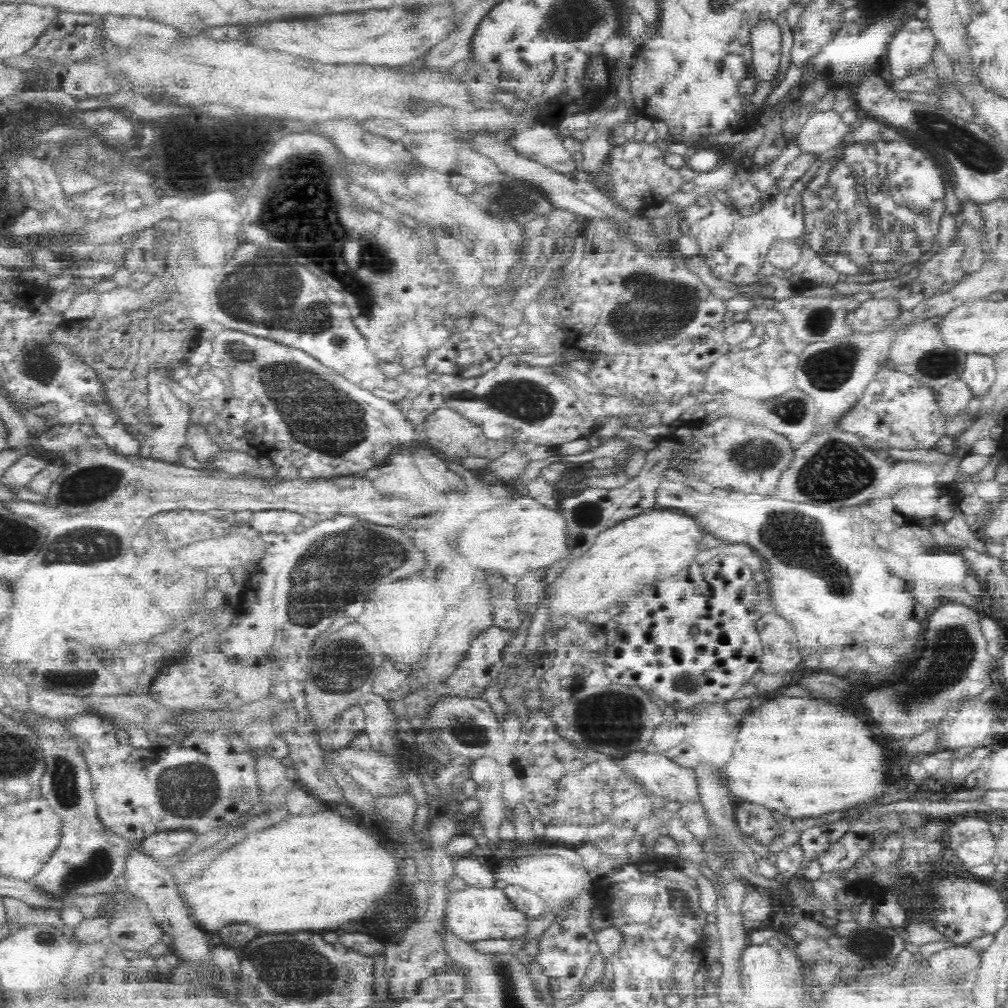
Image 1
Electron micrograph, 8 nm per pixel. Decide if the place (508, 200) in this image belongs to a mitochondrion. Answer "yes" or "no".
yes

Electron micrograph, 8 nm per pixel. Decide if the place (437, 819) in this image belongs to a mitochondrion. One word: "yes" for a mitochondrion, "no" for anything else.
no

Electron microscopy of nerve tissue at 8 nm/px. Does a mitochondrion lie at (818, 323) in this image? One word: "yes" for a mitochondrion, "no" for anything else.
yes

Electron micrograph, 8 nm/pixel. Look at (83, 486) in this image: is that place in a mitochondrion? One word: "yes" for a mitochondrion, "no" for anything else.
yes

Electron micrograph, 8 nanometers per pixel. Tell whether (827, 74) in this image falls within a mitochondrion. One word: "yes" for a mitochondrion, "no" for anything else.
no

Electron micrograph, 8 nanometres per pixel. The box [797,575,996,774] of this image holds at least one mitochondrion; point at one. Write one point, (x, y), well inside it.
(906, 693)

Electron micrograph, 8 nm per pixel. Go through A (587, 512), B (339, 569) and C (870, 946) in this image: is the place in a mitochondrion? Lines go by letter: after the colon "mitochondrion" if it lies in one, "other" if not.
A: mitochondrion
B: mitochondrion
C: mitochondrion

